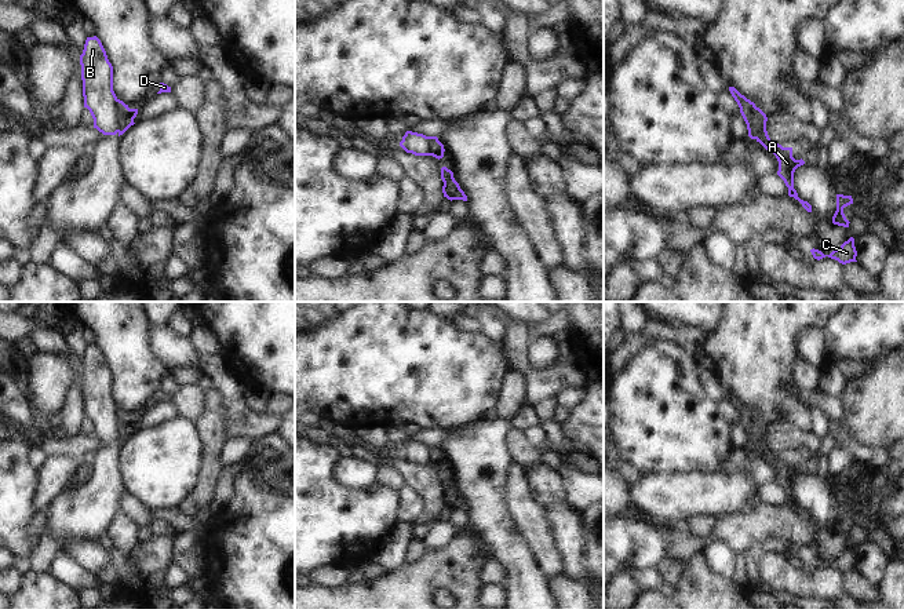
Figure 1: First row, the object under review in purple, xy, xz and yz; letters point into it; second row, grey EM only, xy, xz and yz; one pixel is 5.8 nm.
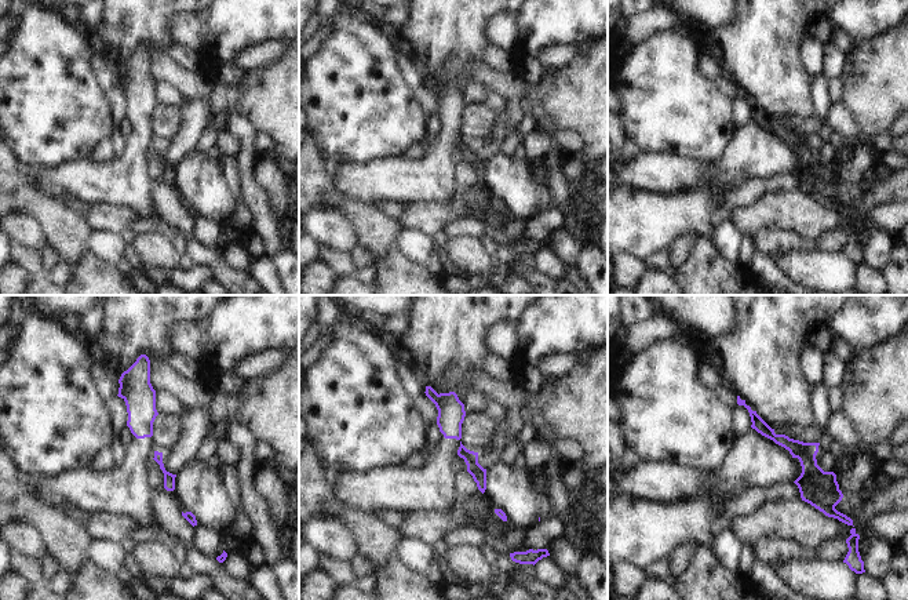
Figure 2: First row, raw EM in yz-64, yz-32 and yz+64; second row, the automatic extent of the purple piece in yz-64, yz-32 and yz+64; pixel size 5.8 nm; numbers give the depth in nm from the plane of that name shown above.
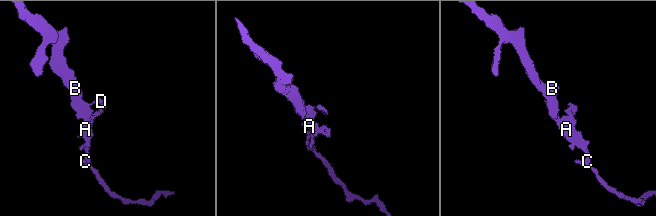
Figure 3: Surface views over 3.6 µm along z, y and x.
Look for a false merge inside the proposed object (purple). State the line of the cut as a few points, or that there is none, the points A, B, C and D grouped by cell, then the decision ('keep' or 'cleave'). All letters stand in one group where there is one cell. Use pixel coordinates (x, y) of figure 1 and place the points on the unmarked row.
cut yz (751, 411), (751, 441), (748, 444); groups A C D / B; cleave

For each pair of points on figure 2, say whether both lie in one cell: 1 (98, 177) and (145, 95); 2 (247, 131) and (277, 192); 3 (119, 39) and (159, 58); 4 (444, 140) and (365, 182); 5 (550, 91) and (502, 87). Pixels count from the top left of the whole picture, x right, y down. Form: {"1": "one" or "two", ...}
{"1": "one", "2": "two", "3": "two", "4": "one", "5": "two"}

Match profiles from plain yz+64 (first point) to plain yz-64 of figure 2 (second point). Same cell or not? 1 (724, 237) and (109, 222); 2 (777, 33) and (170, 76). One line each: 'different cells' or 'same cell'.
1: different cells
2: different cells

